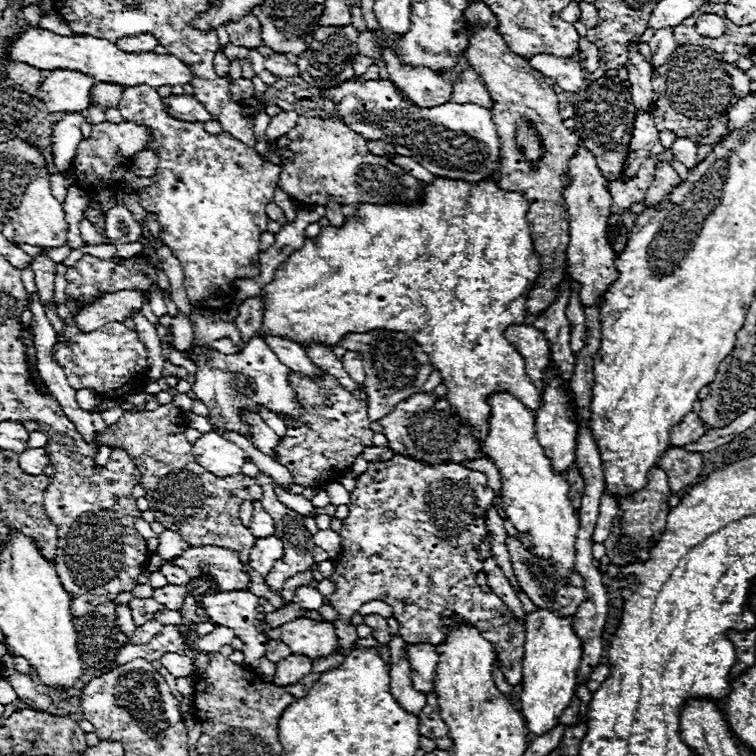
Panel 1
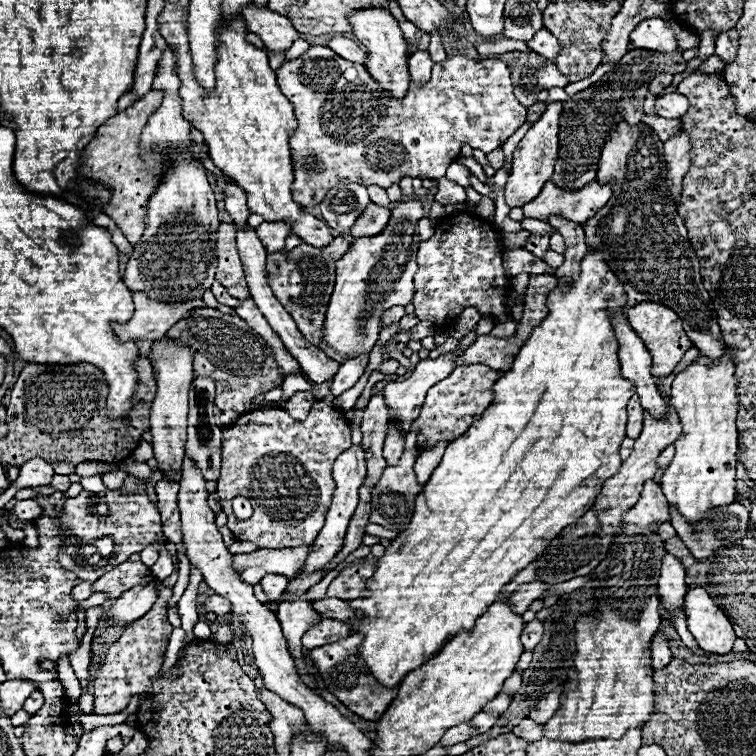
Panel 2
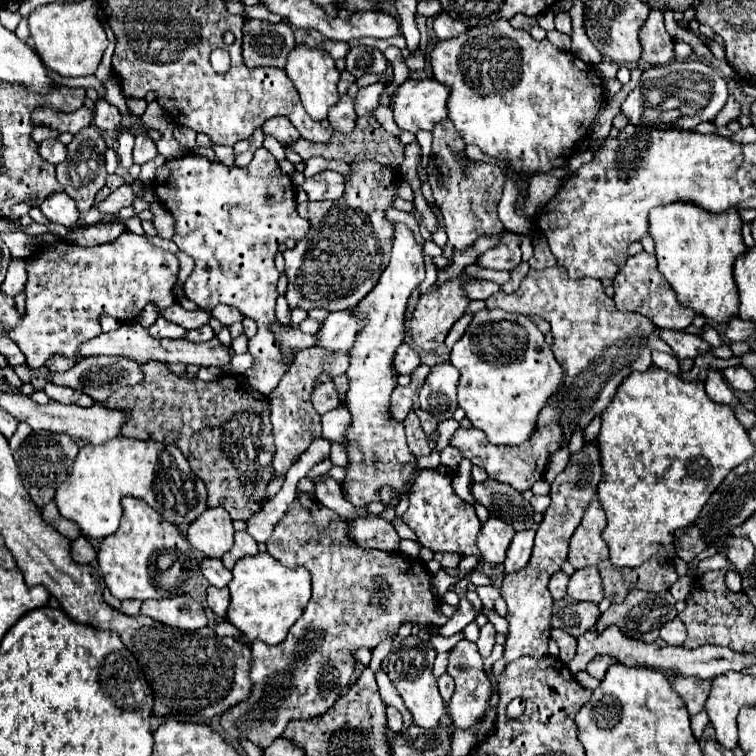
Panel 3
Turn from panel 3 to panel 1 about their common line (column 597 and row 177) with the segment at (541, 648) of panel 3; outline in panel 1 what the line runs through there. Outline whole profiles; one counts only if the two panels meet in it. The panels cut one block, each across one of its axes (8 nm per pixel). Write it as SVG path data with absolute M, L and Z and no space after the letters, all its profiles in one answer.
M356 78L348 80L348 84L342 84L340 88L322 92L322 96L340 106L342 122L348 128L360 132L364 138L380 138L394 144L396 154L414 158L434 176L478 184L492 178L502 168L500 136L488 108L456 102L436 108L410 106L400 100L392 82L388 80L358 82Z

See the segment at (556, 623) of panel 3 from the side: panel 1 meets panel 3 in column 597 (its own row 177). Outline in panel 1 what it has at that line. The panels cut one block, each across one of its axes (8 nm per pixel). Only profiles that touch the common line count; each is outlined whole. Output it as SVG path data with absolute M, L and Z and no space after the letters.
M602 76L598 80L586 80L586 86L578 92L564 92L564 100L574 106L576 132L580 134L586 148L596 156L602 176L612 182L620 180L636 118L632 94L628 92L628 88L618 76Z

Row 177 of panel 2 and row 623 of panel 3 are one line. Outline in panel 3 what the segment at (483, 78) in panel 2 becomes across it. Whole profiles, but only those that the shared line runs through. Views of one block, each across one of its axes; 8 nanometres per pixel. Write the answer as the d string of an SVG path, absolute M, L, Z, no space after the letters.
M296 492L296 496L298 498L290 504L282 520L274 526L266 548L284 566L304 566L310 572L312 598L284 642L276 646L266 646L264 642L252 644L250 696L220 716L224 732L232 732L232 738L238 742L244 738L260 748L268 748L278 740L290 720L308 720L330 710L342 696L342 690L350 686L350 678L356 668L354 654L360 648L374 650L386 638L394 638L404 622L418 624L426 630L436 630L446 624L446 616L440 612L440 600L432 592L432 574L420 558L414 560L402 552L396 554L358 548L358 544L350 540L350 520L338 516L308 492Z

